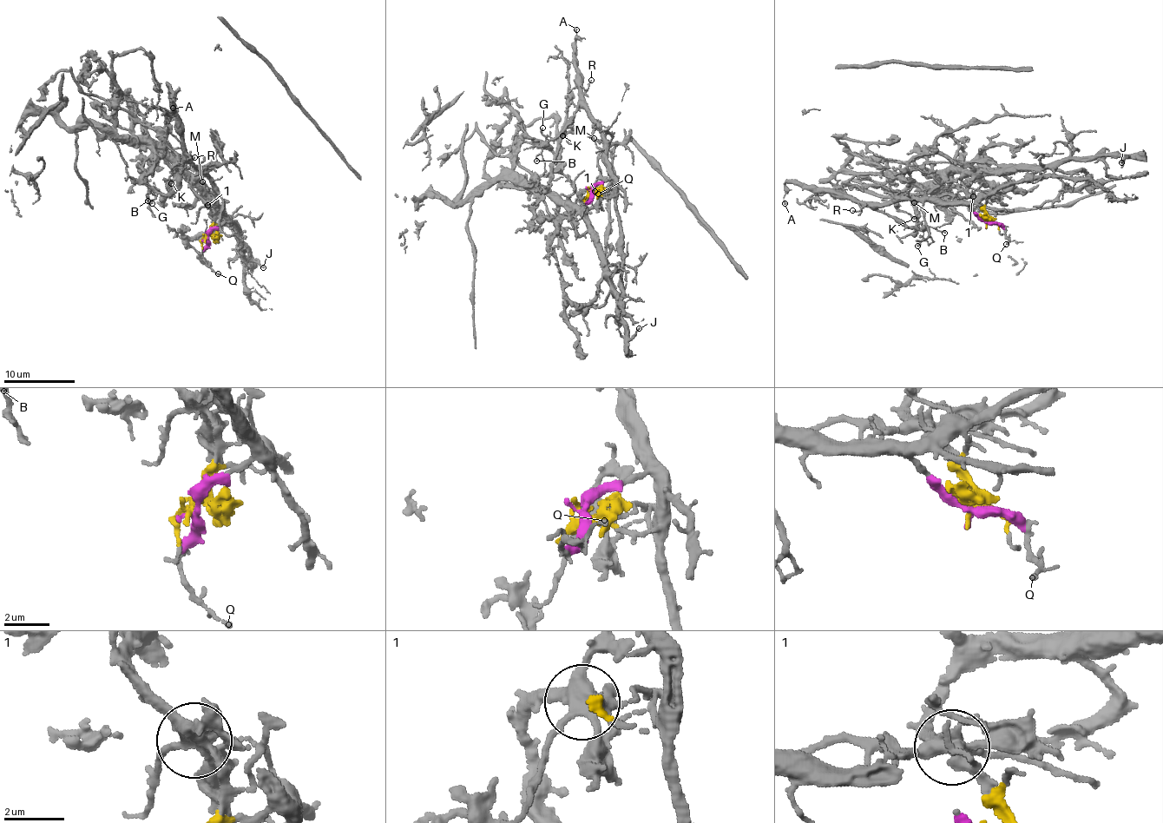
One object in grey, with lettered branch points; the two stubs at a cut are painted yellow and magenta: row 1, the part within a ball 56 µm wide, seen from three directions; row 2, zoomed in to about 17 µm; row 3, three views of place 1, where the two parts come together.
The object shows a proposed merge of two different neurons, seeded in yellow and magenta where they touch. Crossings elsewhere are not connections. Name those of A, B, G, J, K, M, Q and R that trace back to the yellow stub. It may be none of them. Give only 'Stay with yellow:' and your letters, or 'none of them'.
Stay with yellow: J, K, M

